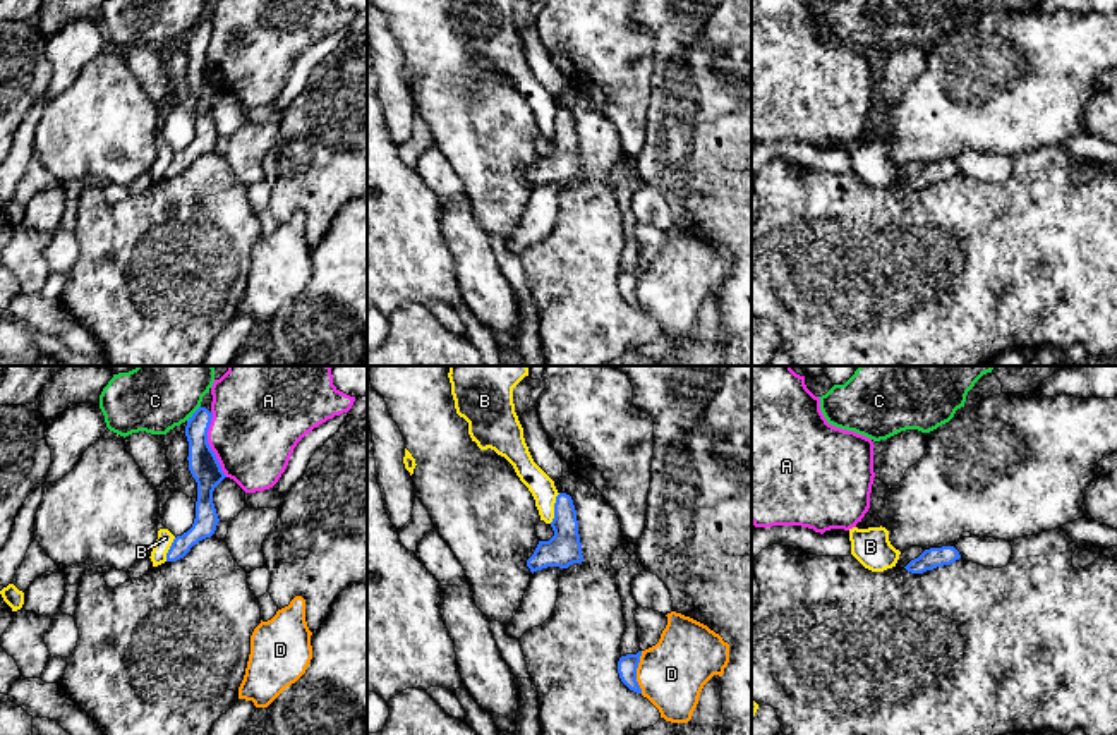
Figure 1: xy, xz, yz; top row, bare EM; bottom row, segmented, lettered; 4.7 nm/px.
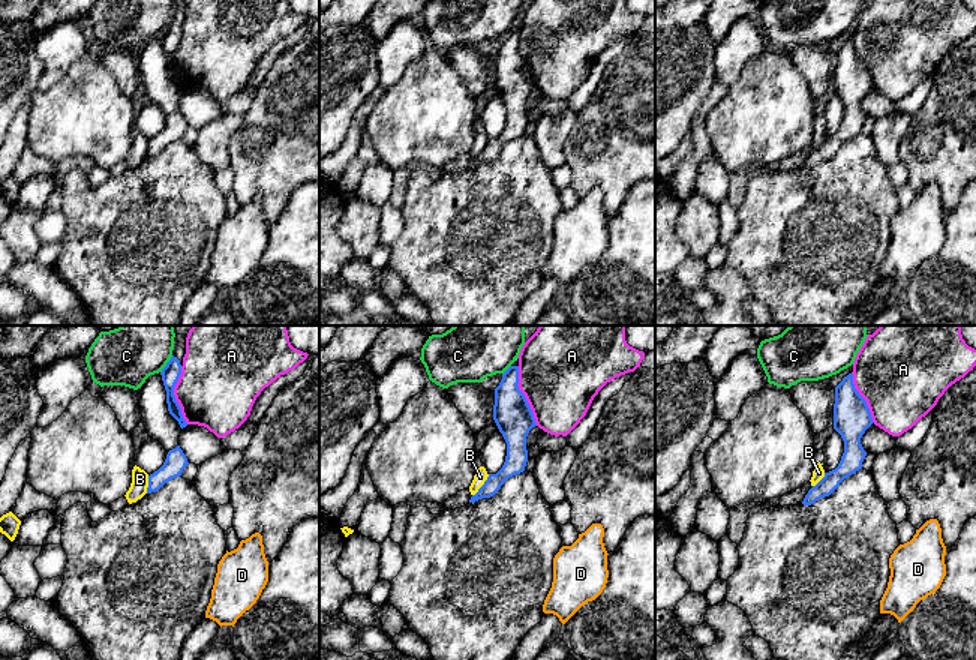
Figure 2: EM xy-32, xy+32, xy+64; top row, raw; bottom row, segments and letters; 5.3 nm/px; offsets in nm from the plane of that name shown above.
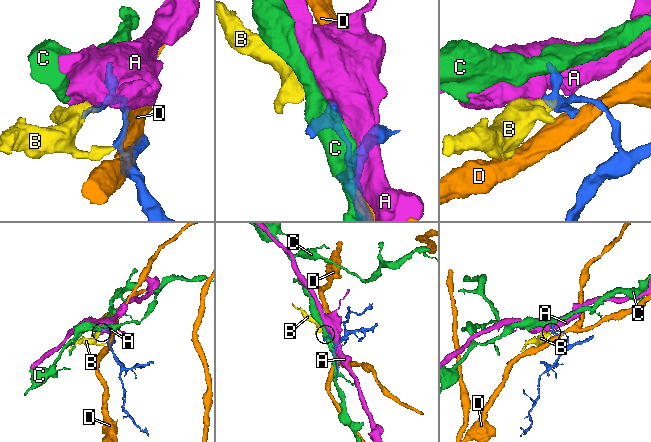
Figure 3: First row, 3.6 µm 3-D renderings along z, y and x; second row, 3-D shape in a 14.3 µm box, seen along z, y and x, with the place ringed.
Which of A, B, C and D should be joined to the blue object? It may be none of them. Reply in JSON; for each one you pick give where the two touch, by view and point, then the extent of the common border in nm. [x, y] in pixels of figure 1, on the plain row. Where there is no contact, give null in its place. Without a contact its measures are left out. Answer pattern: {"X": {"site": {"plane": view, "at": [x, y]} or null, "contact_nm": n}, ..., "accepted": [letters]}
{"accepted": []}

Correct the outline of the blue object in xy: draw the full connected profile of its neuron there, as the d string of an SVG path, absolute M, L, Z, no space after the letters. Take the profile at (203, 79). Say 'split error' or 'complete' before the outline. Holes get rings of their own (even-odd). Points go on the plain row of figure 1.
split error; M209 3L202 12L201 22L189 33L185 41L189 86L197 98L196 134L187 148L173 155L166 168L166 177L184 173L194 160L211 153L220 137L213 118L213 106L226 91L208 58L208 45L213 34L211 17L213 10Z

